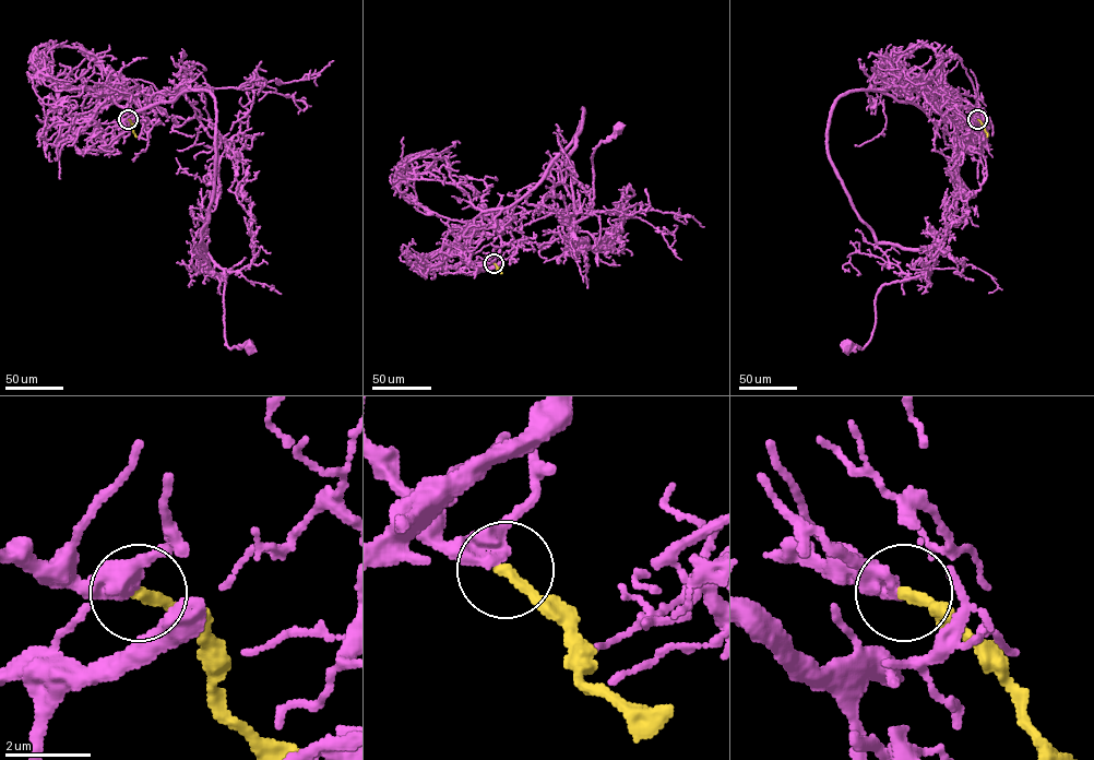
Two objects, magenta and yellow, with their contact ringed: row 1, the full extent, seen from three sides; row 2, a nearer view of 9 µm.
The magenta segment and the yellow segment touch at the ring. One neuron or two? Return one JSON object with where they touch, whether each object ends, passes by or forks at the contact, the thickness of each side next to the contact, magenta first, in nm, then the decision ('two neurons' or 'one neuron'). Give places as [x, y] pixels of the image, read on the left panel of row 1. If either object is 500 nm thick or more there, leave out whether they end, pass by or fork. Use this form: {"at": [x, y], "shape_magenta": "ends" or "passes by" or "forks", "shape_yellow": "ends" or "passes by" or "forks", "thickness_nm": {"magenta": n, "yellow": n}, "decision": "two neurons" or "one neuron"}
{"at": [128, 119], "shape_magenta": "passes by", "shape_yellow": "ends", "thickness_nm": {"magenta": 380, "yellow": 280}, "decision": "one neuron"}

